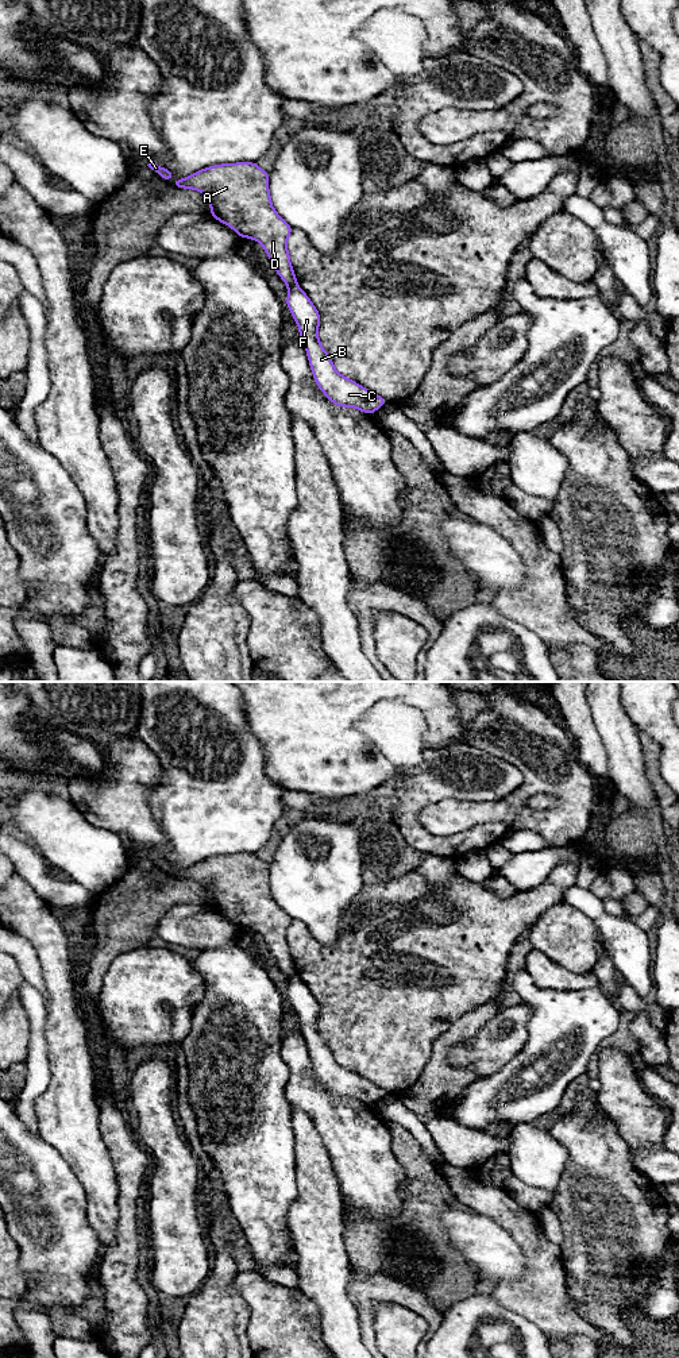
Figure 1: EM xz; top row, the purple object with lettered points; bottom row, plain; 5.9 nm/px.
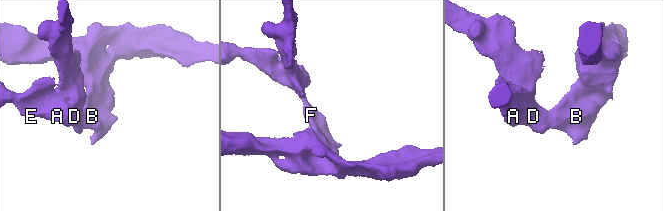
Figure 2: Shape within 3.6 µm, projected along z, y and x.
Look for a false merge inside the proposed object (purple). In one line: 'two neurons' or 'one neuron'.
two neurons

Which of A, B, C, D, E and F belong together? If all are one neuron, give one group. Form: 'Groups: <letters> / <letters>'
Groups: A D E / B C F

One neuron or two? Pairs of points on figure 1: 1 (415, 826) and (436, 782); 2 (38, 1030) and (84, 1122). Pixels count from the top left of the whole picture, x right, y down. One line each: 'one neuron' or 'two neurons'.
1: one neuron
2: two neurons

